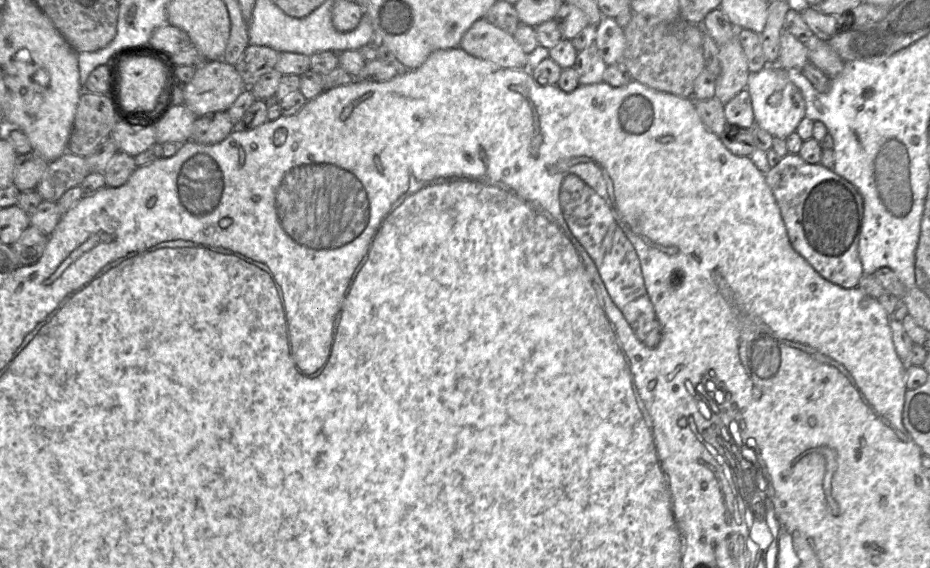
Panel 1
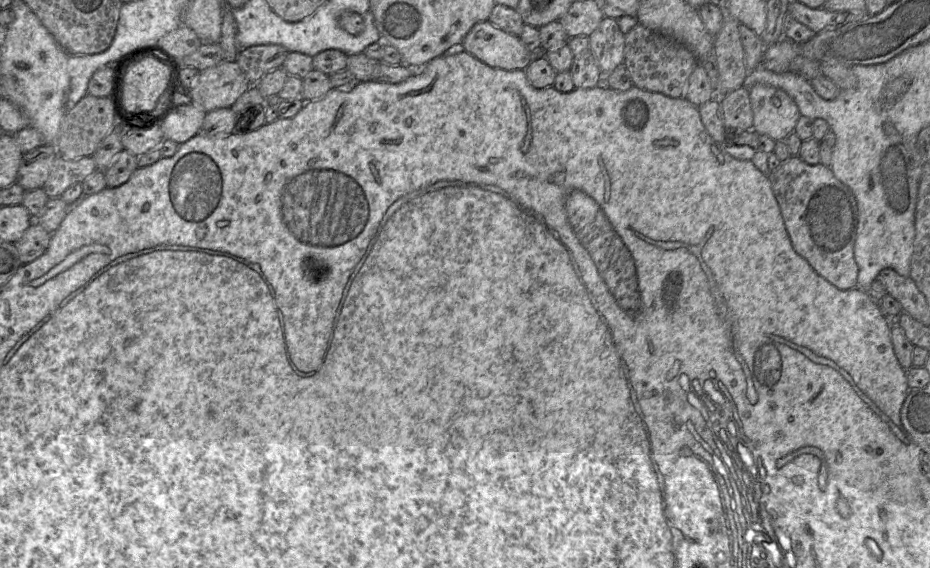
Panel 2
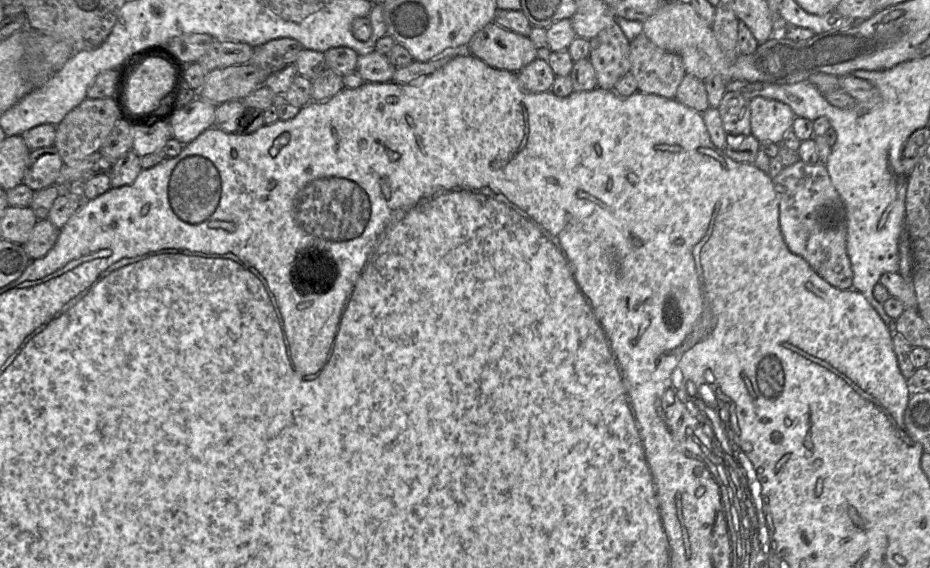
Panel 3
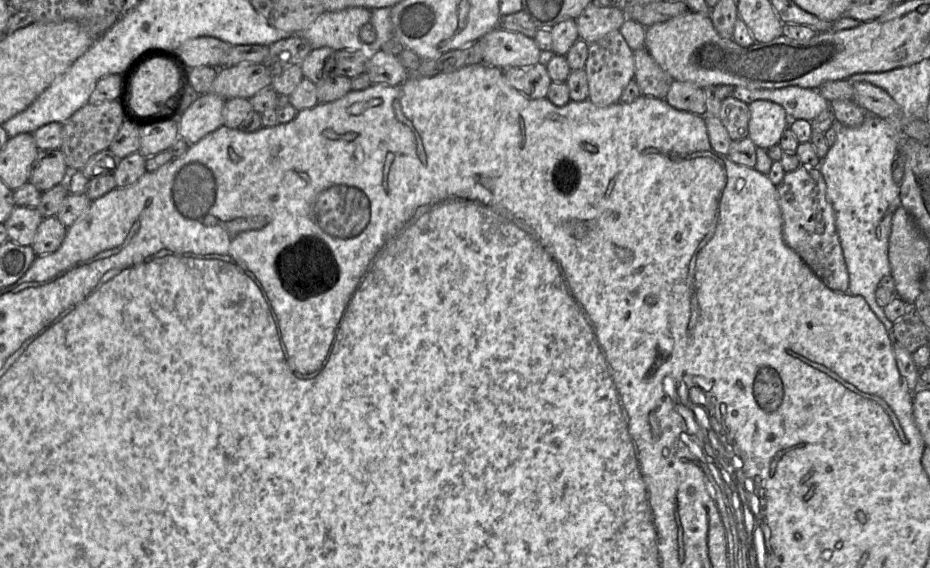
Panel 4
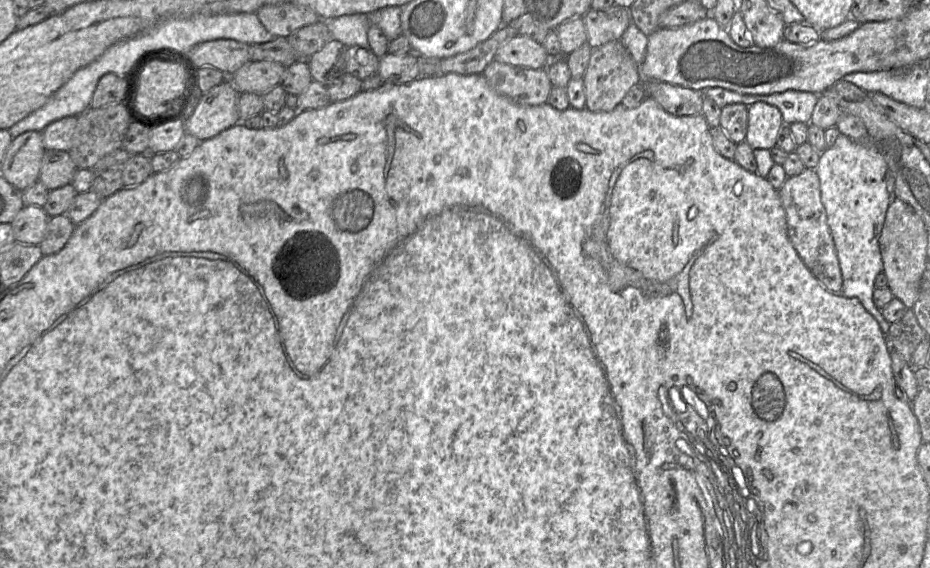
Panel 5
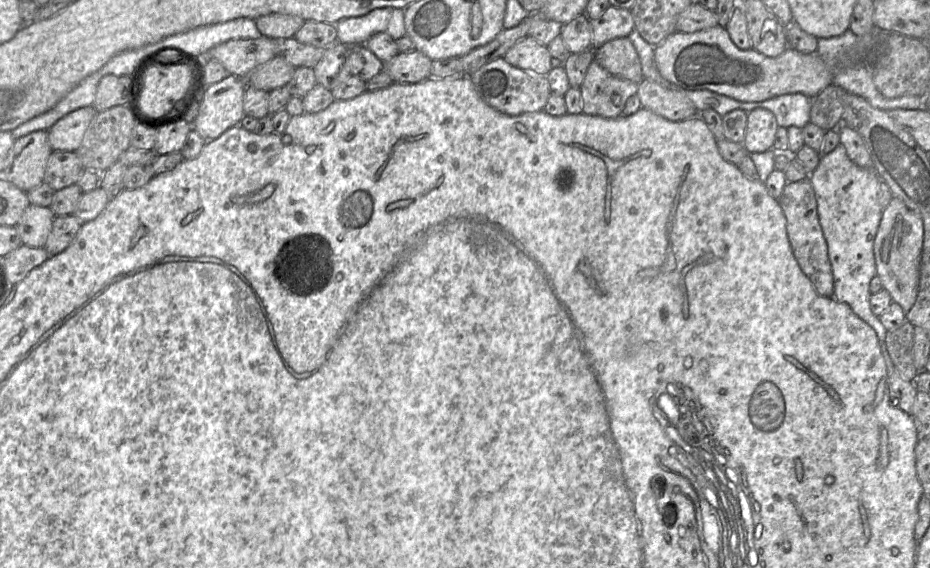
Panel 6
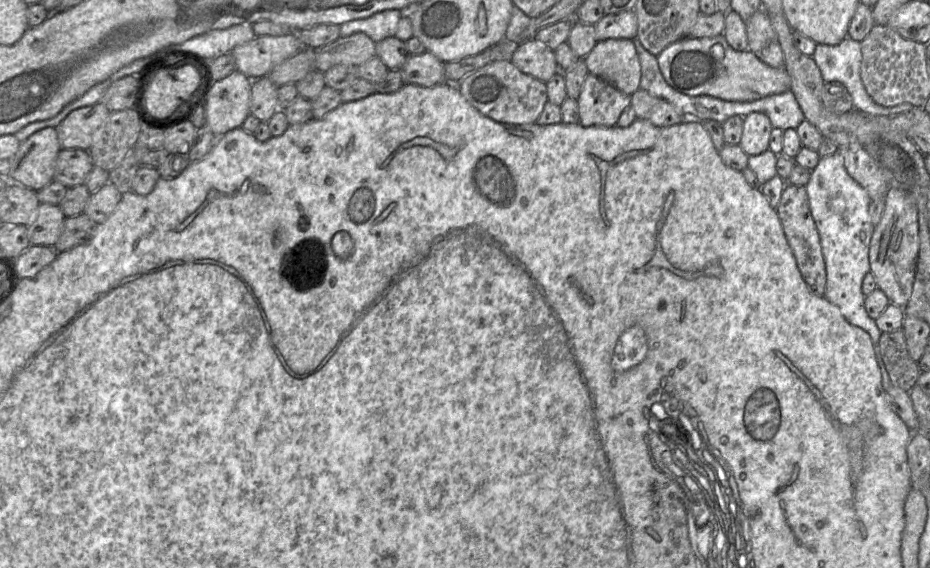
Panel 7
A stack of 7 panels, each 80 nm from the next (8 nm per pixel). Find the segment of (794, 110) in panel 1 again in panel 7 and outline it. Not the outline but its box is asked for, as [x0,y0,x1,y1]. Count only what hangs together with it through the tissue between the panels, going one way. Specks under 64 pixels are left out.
[739,112,772,156]

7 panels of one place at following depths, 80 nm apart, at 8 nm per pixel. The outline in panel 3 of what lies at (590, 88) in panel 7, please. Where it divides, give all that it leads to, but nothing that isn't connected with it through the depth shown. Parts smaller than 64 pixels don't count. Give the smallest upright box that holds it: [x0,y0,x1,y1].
[588,23,630,90]

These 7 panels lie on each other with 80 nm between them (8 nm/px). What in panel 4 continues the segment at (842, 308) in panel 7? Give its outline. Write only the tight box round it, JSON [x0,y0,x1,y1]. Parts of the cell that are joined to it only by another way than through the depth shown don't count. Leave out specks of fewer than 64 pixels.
[819,113,905,334]

